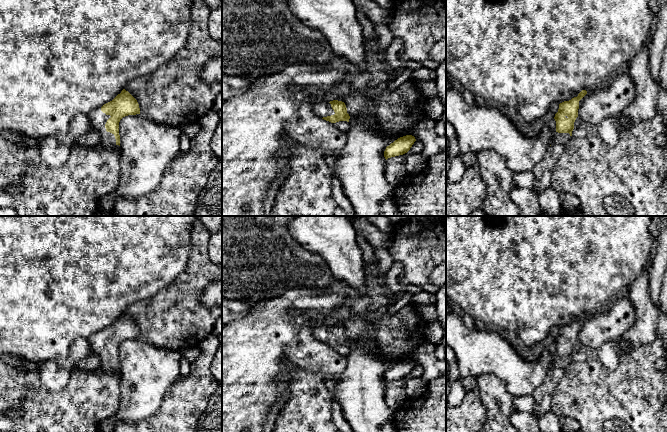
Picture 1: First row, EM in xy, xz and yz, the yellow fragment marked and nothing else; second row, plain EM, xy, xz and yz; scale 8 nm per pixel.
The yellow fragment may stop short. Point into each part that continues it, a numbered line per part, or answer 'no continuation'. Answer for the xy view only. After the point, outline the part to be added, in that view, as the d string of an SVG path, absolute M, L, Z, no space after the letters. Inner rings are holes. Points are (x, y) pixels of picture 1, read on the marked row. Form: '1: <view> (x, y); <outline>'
1: xy (98, 119); M101 107L91 111L88 114L91 122L91 131L97 131L101 134L100 146L116 145L114 134L107 132L105 124L111 117L101 111Z

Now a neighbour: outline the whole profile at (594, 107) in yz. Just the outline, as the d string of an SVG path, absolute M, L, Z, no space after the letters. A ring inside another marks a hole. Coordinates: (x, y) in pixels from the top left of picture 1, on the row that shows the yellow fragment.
M624 66L619 77L605 90L586 94L579 101L578 117L597 125L602 120L623 113L636 98L636 87Z

